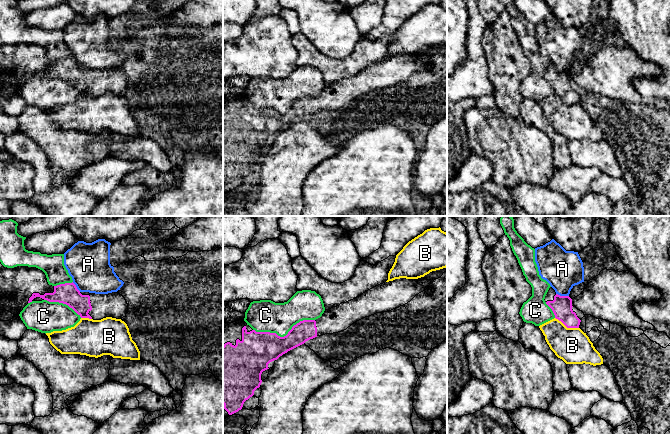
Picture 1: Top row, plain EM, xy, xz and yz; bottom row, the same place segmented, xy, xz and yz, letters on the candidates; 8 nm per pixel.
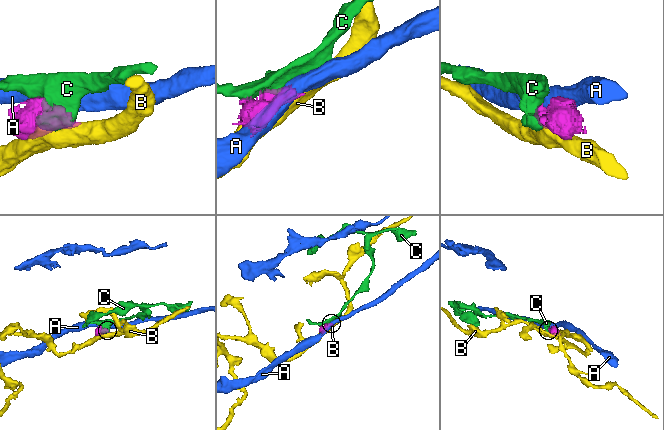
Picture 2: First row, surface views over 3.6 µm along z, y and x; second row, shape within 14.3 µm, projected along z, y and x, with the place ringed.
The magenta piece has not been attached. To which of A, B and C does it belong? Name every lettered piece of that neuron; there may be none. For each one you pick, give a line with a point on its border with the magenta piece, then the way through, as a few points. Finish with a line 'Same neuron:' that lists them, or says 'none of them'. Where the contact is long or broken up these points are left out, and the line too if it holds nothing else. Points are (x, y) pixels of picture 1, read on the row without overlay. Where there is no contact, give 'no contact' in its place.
Same neuron: none of them

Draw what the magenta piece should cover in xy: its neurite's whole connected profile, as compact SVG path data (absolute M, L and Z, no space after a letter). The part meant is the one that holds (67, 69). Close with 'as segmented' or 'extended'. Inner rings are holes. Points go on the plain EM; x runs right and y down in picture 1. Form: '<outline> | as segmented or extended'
M0 38L0 86L19 91L23 84L36 73L49 78L66 80L81 94L93 96L101 96L106 93L122 95L126 92L128 86L125 74L117 68L108 70L80 68L73 58L52 62L48 60L45 49L36 43L17 42L7 44Z | extended

